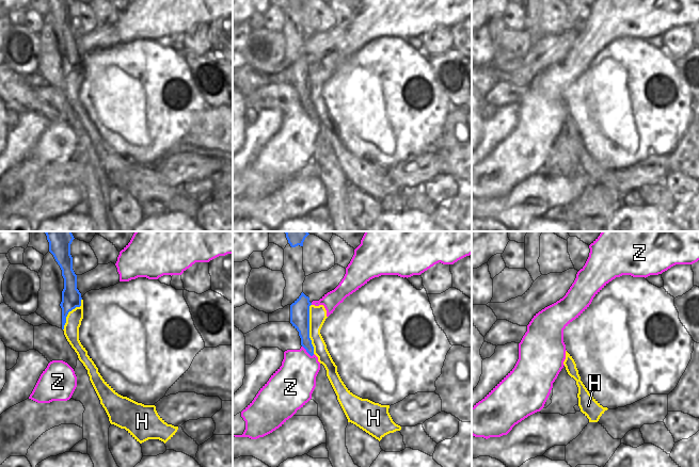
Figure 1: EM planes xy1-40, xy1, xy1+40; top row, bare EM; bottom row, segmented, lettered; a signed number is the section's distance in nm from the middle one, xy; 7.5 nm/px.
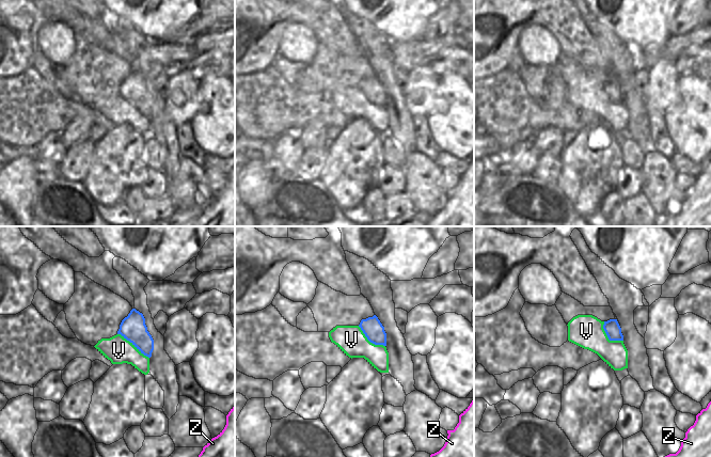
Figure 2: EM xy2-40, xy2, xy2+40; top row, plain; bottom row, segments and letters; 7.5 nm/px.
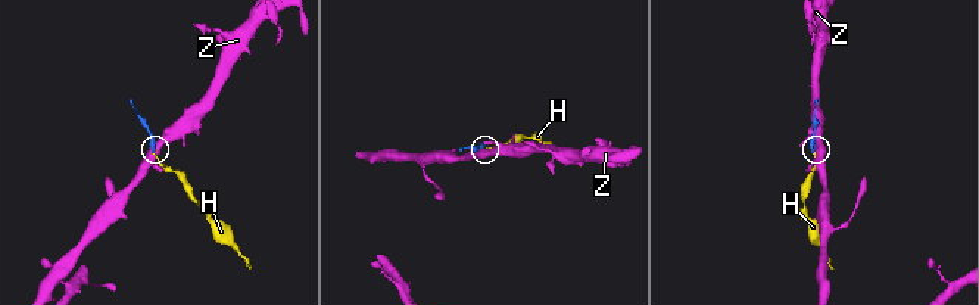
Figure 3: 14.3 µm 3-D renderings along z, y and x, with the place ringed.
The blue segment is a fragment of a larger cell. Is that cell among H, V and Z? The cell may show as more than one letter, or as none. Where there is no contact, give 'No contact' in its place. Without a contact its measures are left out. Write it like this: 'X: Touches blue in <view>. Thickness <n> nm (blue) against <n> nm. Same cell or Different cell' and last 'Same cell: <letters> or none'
H: Touches blue in xy1. Thickness 140 nm (blue) against 130 nm. Same cell
V: Touches blue in xy2-40. Thickness 190 nm (blue) against 200 nm. Different cell
Z: Touches blue in xy1. Thickness 140 nm (blue) against 300 nm. Different cell
Same cell: H

